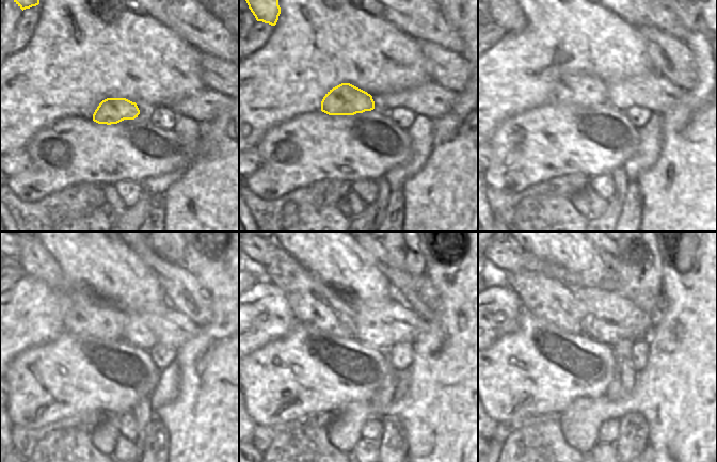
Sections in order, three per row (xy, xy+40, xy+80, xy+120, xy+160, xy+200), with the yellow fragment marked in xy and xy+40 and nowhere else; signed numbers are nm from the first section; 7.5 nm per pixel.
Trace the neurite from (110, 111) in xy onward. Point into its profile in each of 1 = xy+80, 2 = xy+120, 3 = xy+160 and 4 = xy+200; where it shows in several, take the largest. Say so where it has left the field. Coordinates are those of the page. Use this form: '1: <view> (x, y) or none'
1: xy+80 (580, 89)
2: xy+120 (88, 315)
3: xy+160 (315, 304)
4: xy+200 (554, 302)

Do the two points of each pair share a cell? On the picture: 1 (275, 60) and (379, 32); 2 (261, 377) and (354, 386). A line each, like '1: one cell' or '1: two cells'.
1: one cell
2: one cell

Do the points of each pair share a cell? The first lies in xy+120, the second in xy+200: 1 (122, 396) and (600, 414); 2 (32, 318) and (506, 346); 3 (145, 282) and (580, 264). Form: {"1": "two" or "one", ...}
{"1": "two", "2": "two", "3": "one"}

